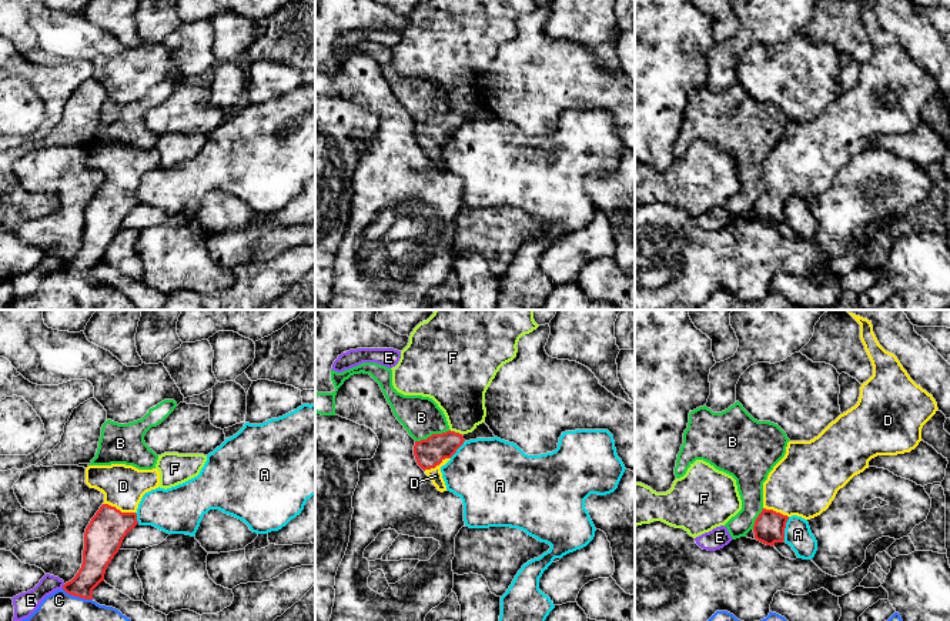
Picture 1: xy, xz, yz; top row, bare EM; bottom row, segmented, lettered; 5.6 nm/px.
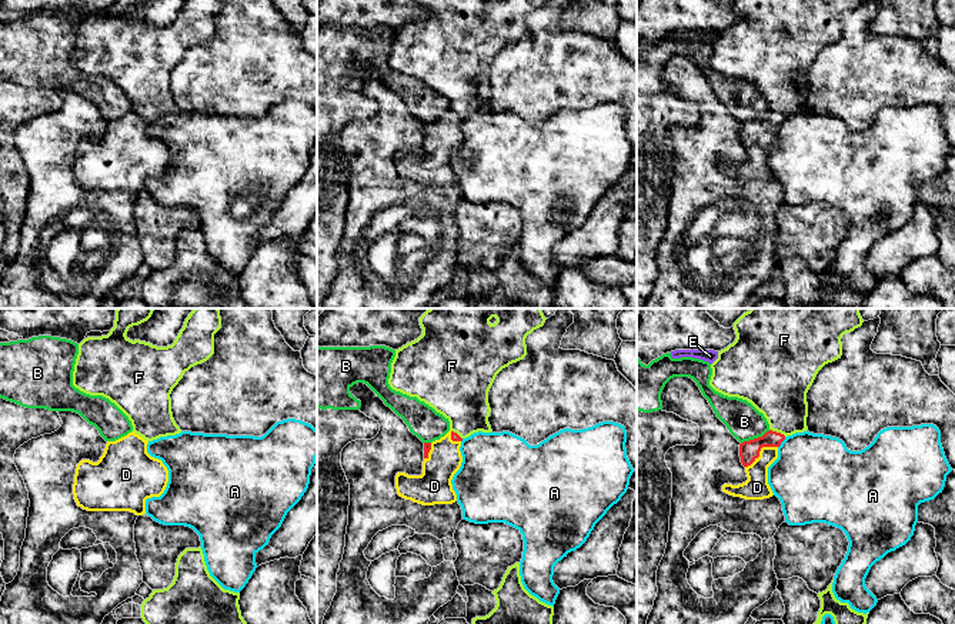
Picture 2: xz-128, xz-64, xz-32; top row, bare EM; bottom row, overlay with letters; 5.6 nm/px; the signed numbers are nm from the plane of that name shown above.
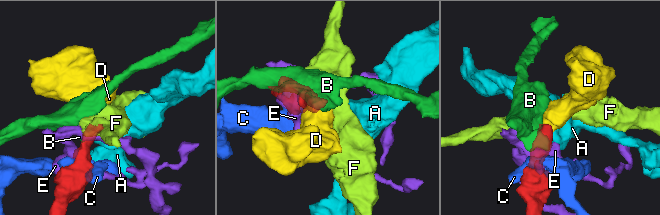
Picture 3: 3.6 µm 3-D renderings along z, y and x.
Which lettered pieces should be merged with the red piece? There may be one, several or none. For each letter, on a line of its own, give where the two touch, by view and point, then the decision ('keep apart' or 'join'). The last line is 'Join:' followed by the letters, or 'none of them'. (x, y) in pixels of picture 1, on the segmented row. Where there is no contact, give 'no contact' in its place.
A: yz (785, 527) | keep apart
B: xz (432, 434) | keep apart
C: xy (77, 596) | keep apart
D: xy (119, 510) | join
E: xy (63, 586) | keep apart
F: xz (454, 431) | keep apart
Join: D

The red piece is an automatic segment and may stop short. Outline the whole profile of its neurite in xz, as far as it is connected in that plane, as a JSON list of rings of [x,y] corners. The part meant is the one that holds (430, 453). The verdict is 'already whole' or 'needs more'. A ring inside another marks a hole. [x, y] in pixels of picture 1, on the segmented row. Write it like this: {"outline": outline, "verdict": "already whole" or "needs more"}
{"outline": [[[455,431],[432,434],[427,440],[415,441],[414,455],[438,491],[446,491],[441,467],[445,465],[464,444],[464,435]]], "verdict": "needs more"}

